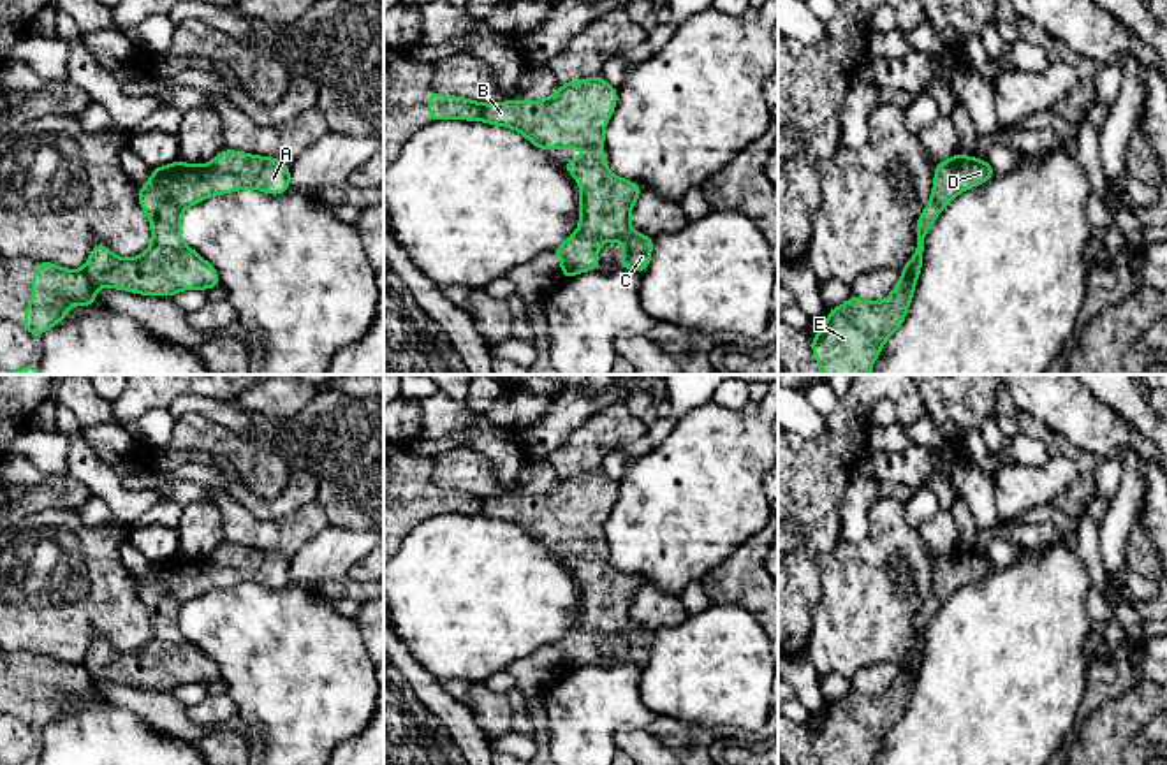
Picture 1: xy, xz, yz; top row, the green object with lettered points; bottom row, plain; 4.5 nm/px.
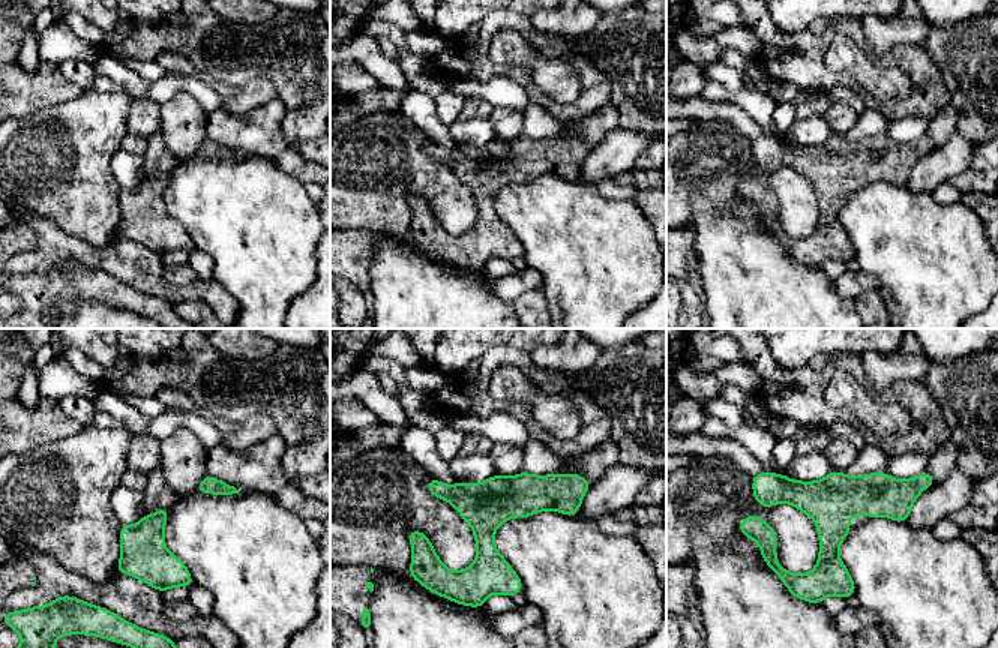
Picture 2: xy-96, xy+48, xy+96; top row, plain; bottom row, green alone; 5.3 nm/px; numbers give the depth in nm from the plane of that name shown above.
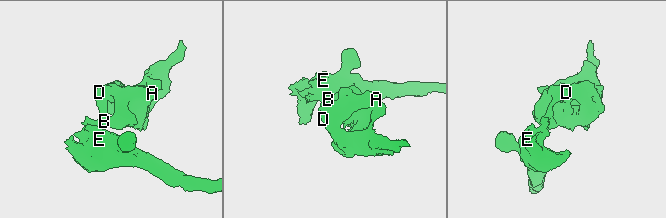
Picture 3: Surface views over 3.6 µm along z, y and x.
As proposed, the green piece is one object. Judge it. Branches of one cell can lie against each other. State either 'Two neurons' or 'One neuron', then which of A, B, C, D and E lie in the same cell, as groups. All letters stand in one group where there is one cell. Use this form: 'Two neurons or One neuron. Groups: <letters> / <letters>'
Two neurons. Groups: A B C D / E

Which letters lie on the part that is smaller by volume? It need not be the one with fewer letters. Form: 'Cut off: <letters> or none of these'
Cut off: A, B, C, D

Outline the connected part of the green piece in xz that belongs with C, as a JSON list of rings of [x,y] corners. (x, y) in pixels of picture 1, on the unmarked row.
[[[598,470],[561,477],[549,492],[482,498],[481,503],[481,515],[514,522],[540,543],[584,542],[591,547],[561,557],[581,584],[581,621],[551,645],[561,654],[561,674],[600,663],[597,645],[613,633],[625,640],[621,663],[644,667],[651,656],[655,633],[630,623],[632,600],[644,582],[609,568],[602,550],[604,521],[616,496],[616,482]]]

